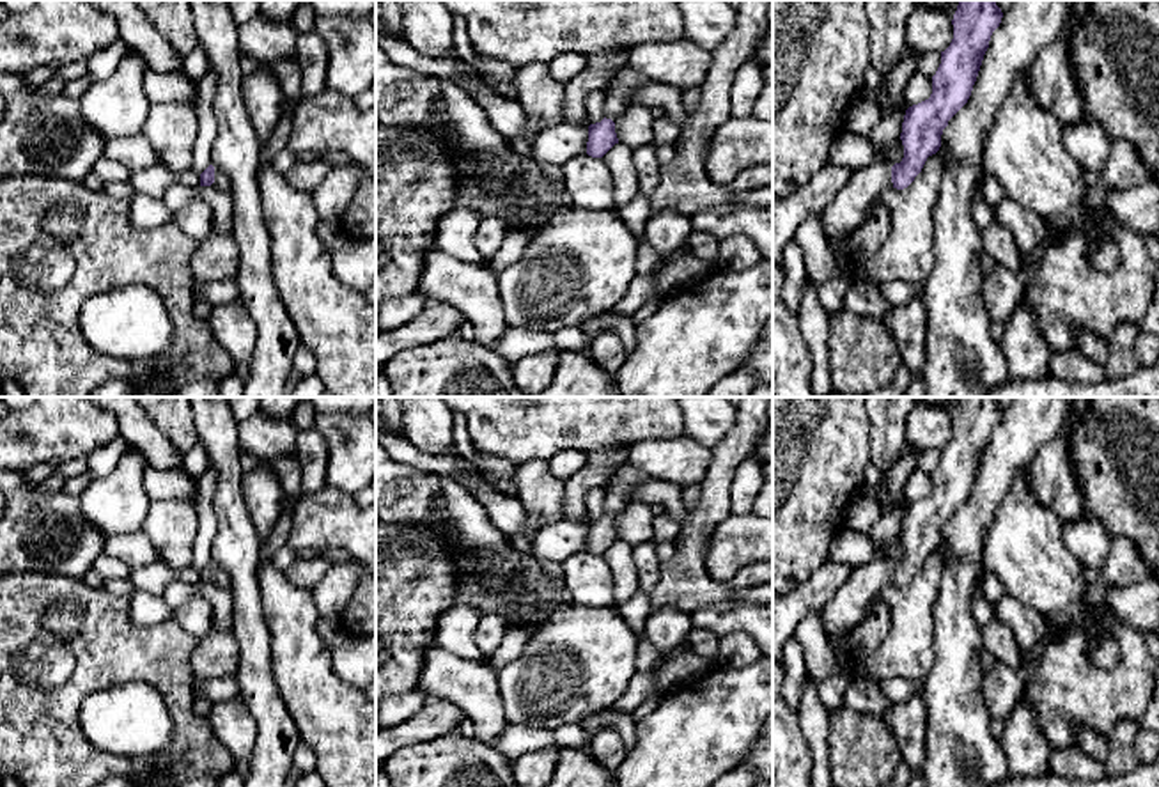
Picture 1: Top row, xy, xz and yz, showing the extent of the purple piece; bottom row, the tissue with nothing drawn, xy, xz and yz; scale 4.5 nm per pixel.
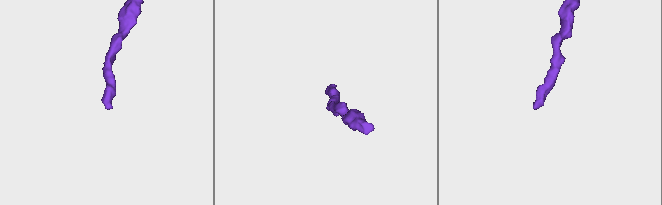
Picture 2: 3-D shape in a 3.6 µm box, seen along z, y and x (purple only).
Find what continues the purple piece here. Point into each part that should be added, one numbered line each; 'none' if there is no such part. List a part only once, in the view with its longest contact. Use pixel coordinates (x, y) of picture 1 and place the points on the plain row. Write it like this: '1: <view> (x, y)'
1: yz (855, 599)

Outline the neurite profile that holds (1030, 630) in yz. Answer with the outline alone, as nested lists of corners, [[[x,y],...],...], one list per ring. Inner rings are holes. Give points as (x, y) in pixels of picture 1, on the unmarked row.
[[[1005,594],[992,610],[996,619],[1012,629],[1021,649],[1021,661],[1047,638],[1047,622],[1033,606]]]

